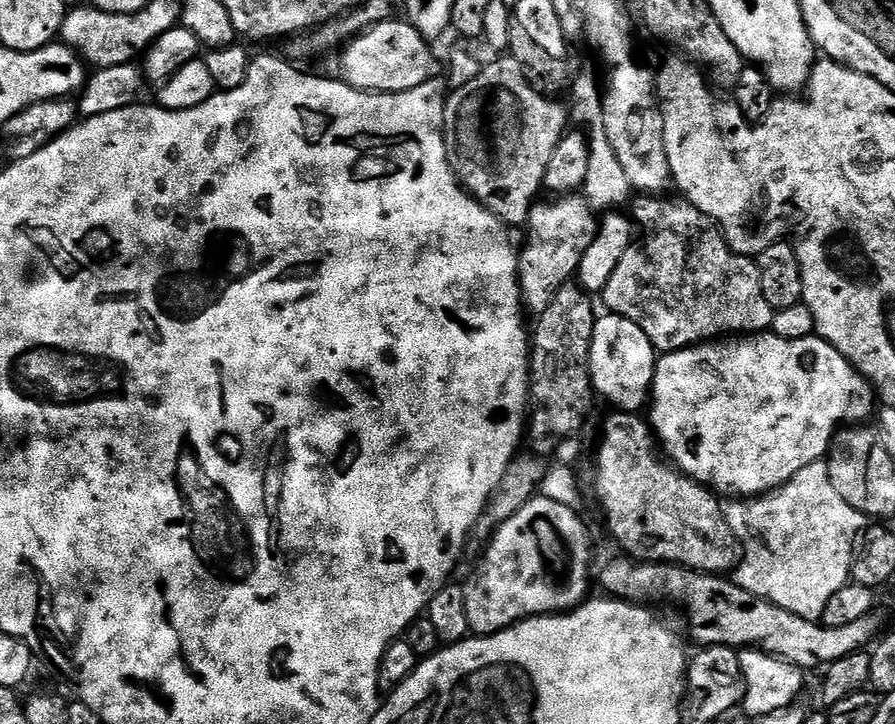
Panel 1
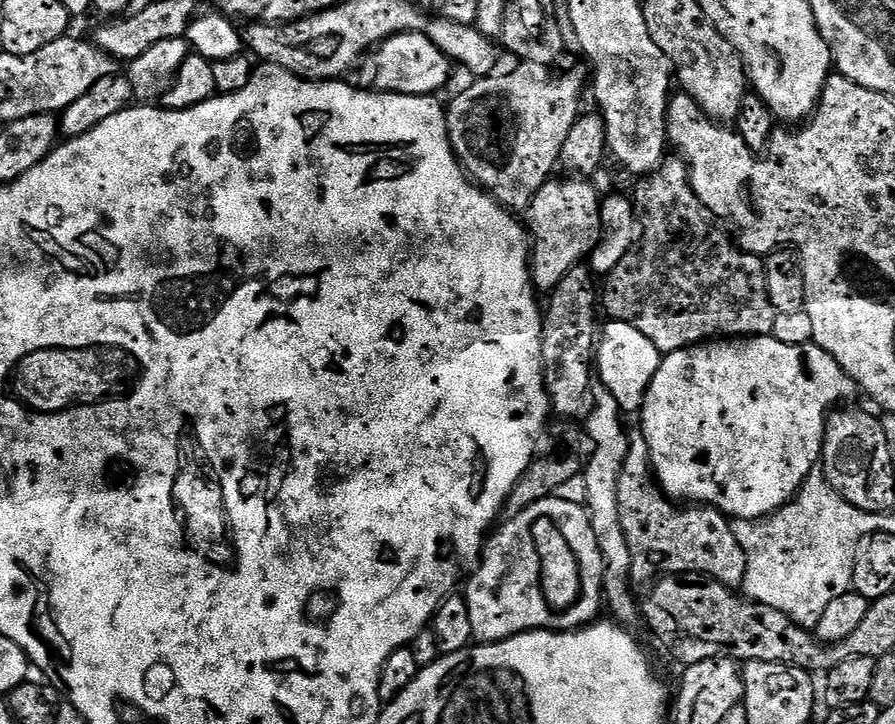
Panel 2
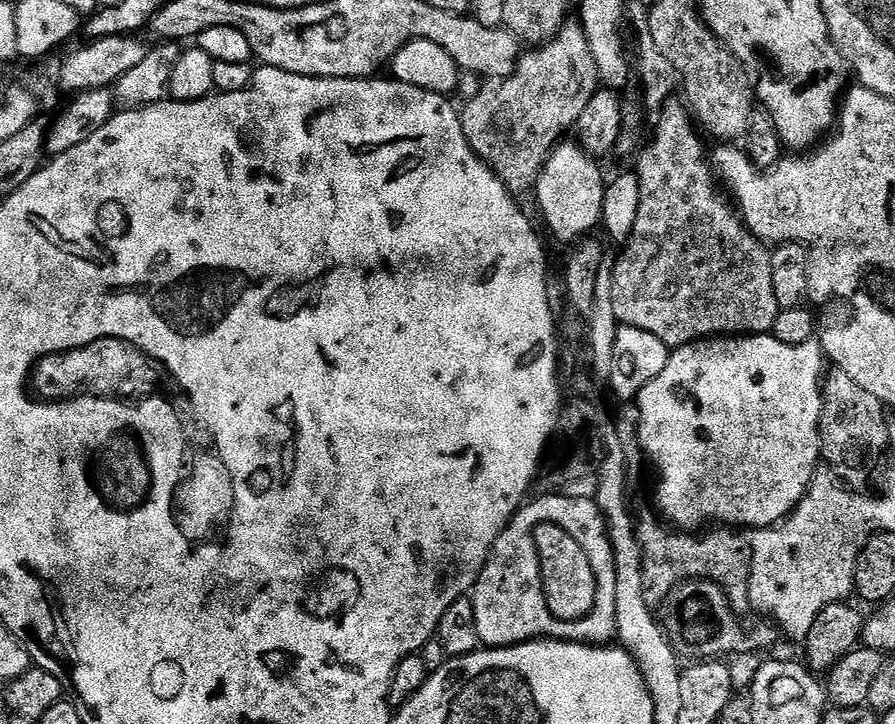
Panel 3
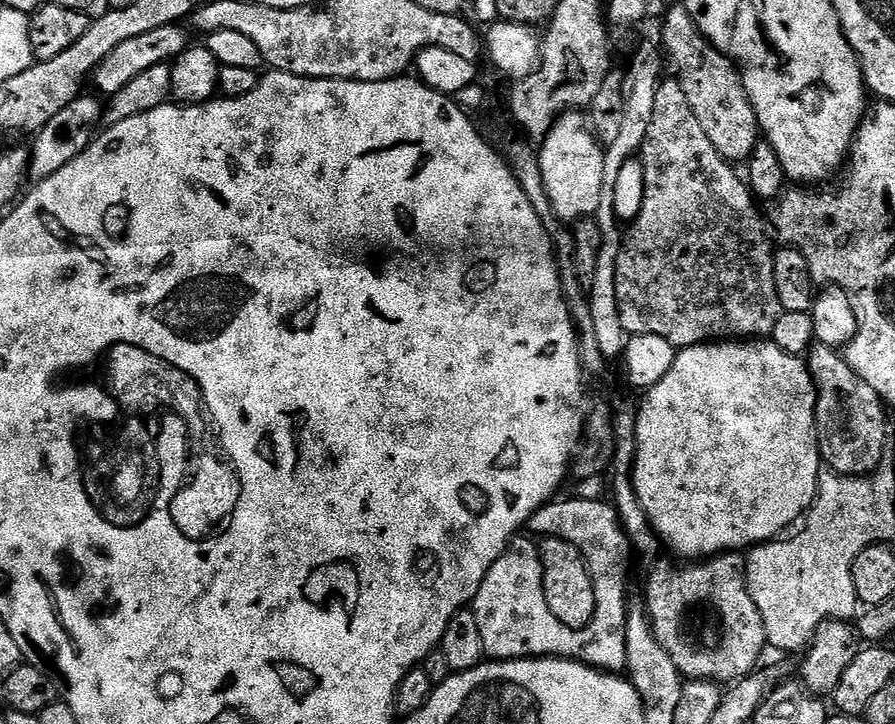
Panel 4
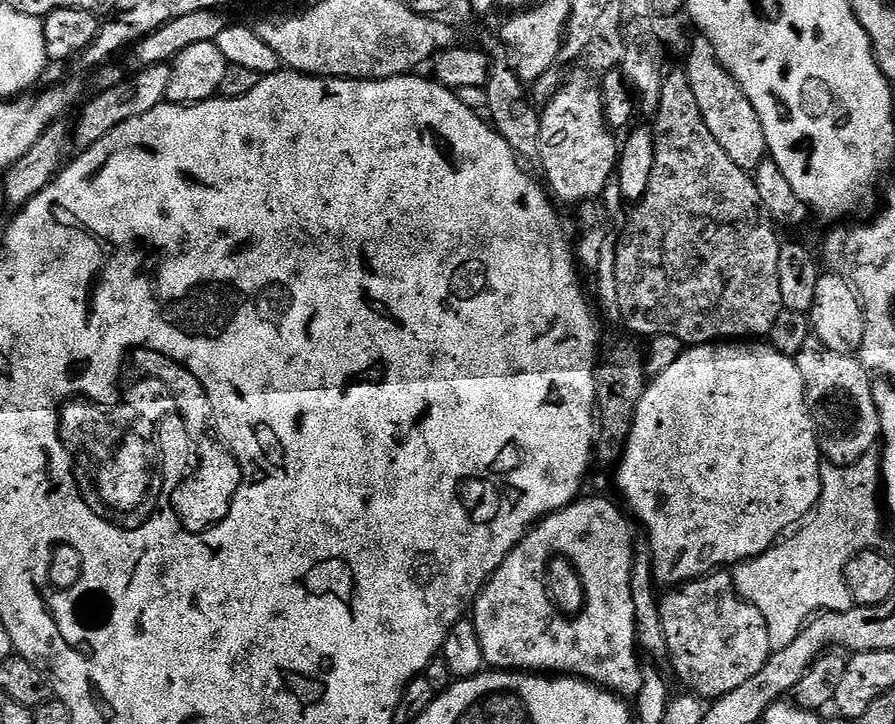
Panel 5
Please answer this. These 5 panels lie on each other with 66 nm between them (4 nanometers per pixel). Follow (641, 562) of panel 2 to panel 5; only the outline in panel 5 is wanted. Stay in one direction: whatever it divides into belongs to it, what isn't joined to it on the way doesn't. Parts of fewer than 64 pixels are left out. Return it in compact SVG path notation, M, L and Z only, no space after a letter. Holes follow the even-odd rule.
M717 570L673 587L659 601L662 631L676 676L687 691L711 702L754 678L773 654L766 618L736 592L732 572Z

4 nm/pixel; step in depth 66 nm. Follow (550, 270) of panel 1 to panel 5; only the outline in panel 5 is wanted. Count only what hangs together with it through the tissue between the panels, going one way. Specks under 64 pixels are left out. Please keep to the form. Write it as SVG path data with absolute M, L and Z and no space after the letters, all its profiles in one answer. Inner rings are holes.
M565 83L553 94L551 100L543 105L539 113L541 122L541 158L539 167L544 168L548 179L547 187L557 201L579 206L585 200L603 197L606 180L616 171L618 159L618 140L615 140L613 129L608 127L604 117L604 99L600 96L599 87L591 88L588 84Z

